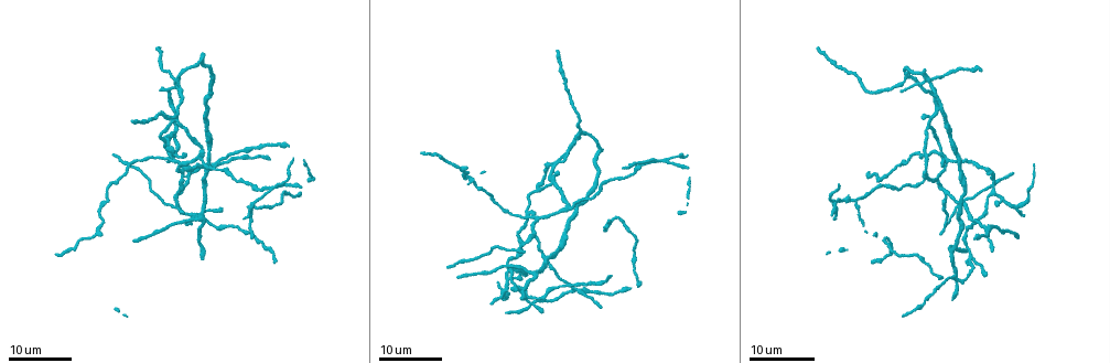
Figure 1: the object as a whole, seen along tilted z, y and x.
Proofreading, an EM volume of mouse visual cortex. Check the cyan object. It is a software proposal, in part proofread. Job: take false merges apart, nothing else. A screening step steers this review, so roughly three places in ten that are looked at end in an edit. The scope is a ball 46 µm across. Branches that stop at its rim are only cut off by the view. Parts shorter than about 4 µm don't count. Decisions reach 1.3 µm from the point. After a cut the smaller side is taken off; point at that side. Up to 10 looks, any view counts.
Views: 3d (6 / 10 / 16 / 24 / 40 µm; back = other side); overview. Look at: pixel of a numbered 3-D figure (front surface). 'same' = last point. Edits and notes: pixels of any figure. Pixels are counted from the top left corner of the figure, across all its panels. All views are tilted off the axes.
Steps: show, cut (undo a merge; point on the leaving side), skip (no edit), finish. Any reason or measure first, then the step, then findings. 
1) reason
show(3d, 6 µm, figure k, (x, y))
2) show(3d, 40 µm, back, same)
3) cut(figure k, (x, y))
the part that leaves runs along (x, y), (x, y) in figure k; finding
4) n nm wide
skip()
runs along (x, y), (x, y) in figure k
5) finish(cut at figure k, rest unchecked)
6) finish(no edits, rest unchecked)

show(3d, 16 µm, figure 1, (269, 189))

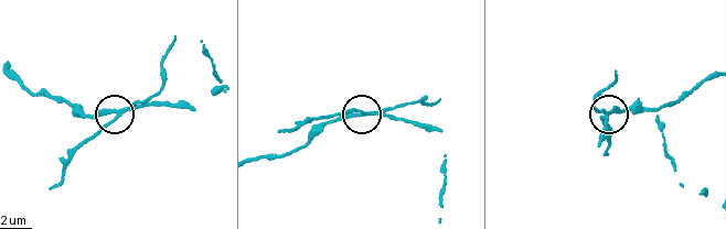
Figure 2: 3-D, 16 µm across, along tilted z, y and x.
show(3d, 6 µm, figure 2, (363, 112))

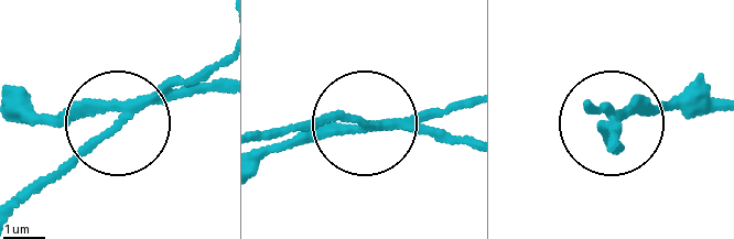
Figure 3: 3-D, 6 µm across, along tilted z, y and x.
side arm 7 µm
cut(figure 3, (96, 140))
the part that leaves runs along (149, 101), (223, 54) in figure 3; a second neuron is stuck on

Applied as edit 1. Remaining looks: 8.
show(overview)

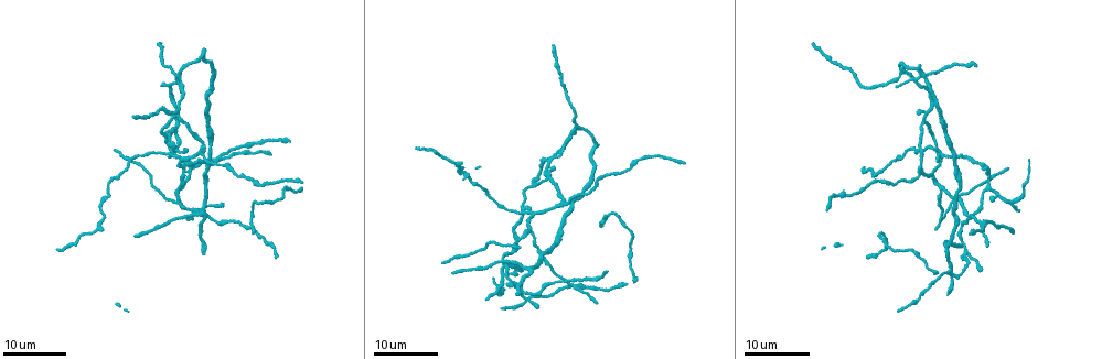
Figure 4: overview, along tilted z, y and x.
branch point
show(3d, 16 µm, figure 4, (177, 117))

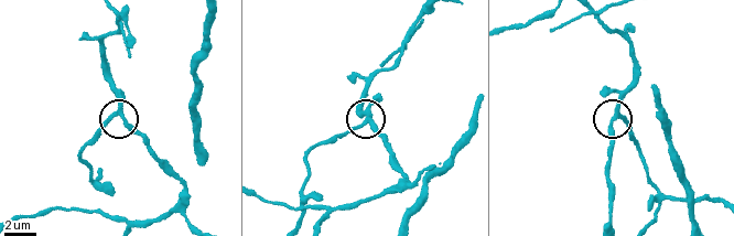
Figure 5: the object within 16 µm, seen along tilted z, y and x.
zoom in
show(3d, 6 µm, figure 5, (363, 125))

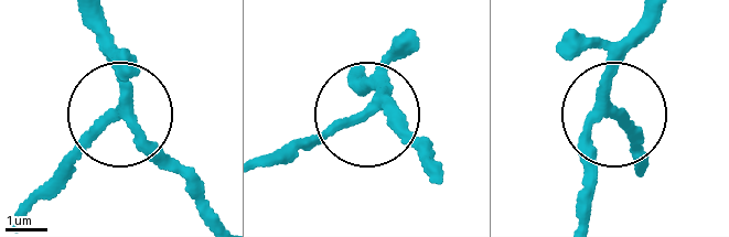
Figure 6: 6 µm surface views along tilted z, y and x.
3 arms
skip()
one neuron here

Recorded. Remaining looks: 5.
four-way junction
show(3d, 24 µm, figure 4, (917, 80))

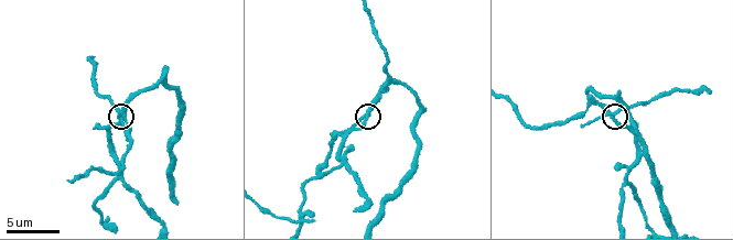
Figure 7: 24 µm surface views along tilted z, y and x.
closer look
show(3d, 10 µm, figure 7, (612, 114))

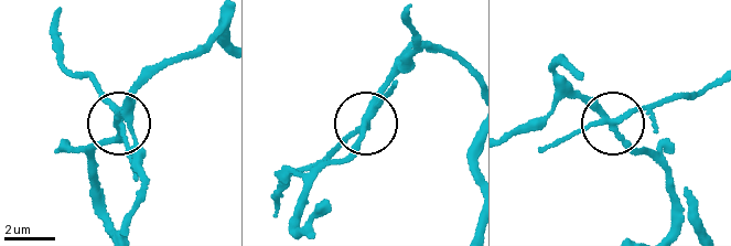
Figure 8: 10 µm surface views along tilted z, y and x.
230 nm wide
cut(figure 8, (104, 100))
the part that leaves runs along (609, 119), (716, 85) in figure 8; a second neuron is stuck on

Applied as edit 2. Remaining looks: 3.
three-way junction
show(3d, 24 µm, figure 4, (932, 174))

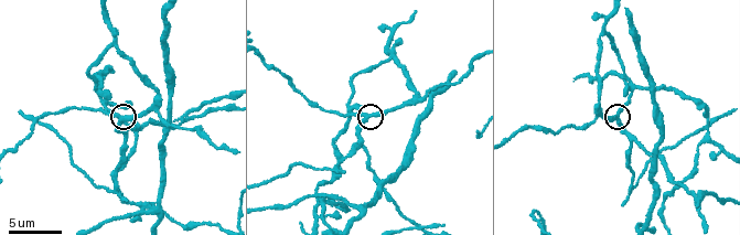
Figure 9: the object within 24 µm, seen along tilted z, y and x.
zoom in
show(3d, 6 µm, figure 9, (118, 118))

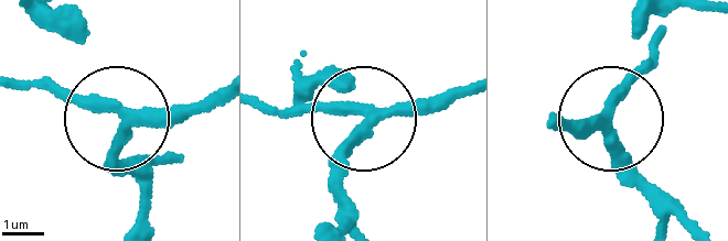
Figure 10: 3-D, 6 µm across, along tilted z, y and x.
3 arms
skip()
runs along (557, 114), (610, 118), (618, 163), (651, 200) in figure 10; one neuron here

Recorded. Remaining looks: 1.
calibre changes
show(3d, 6 µm, figure 9, (111, 190))

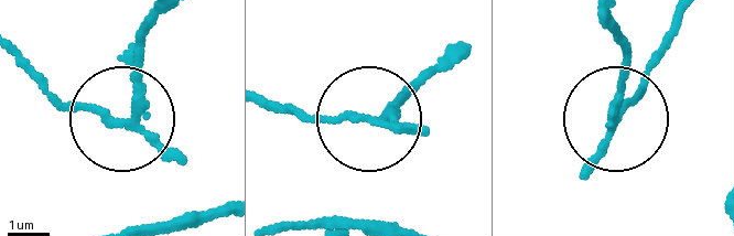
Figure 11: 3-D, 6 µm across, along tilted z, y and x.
cut(figure 11, (180, 156))
the part that leaves runs along (126, 124), (51, 98), (23, 73) in figure 11; a second neuron is stuck on

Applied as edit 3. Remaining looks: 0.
finish(cut at figure 3, cut at figure 8, cut at figure 11, rest unchecked)

